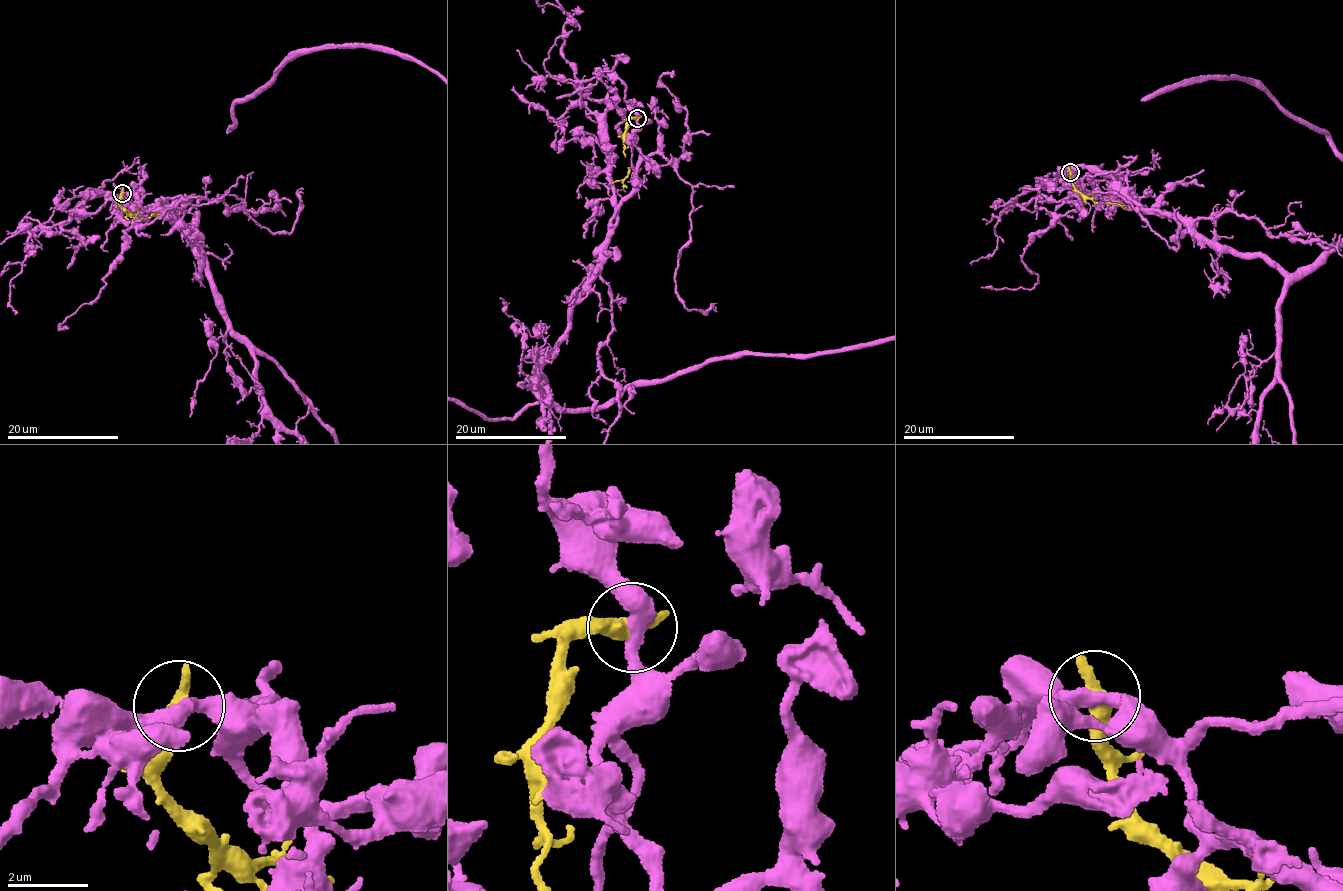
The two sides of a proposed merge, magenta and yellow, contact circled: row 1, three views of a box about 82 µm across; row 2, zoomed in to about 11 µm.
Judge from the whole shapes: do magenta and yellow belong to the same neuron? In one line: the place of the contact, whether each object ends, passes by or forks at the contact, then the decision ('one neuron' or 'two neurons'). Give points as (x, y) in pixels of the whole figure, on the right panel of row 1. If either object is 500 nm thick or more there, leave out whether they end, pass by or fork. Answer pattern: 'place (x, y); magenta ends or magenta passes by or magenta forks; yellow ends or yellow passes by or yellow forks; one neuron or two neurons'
place (1070, 172); two neurons

